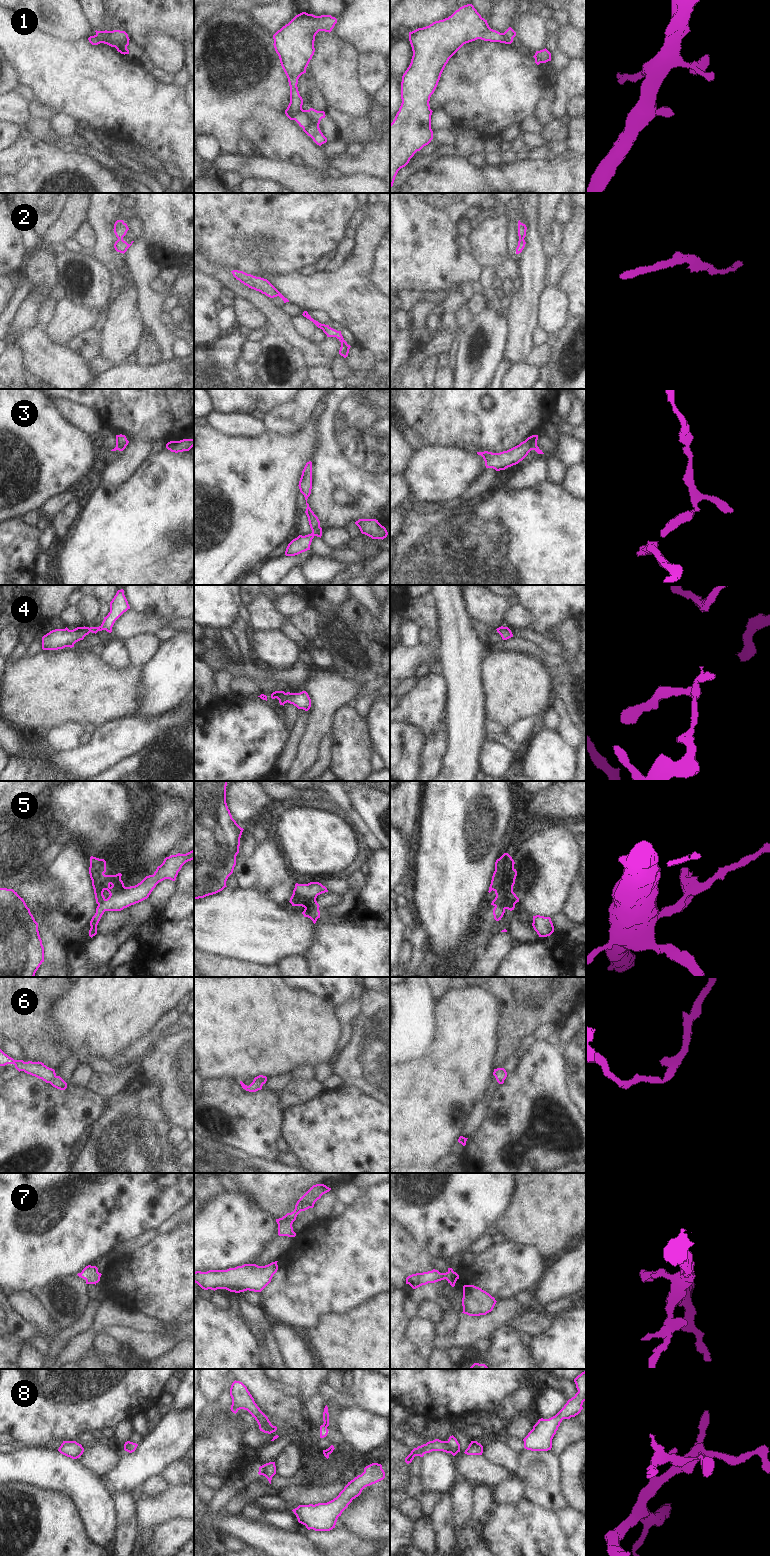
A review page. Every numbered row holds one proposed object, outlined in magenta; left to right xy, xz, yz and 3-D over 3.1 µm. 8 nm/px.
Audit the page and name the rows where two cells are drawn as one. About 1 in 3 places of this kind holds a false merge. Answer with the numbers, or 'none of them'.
1, 2, 3, 8

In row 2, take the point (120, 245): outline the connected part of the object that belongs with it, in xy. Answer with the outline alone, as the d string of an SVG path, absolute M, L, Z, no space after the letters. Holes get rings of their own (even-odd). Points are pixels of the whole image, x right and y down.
M121 238L115 242L114 248L117 252L124 254L127 251L127 249L132 245L133 242L134 241L132 241L130 244L128 244L126 241L123 240L123 238Z

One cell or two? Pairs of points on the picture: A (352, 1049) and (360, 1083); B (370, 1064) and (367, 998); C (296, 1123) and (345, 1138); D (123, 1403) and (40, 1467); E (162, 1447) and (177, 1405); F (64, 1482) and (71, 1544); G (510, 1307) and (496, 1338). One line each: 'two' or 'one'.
A: one
B: one
C: one
D: two
E: two
F: two
G: two

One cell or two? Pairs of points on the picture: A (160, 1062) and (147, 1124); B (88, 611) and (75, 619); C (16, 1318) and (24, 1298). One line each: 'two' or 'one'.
A: two
B: two
C: two

